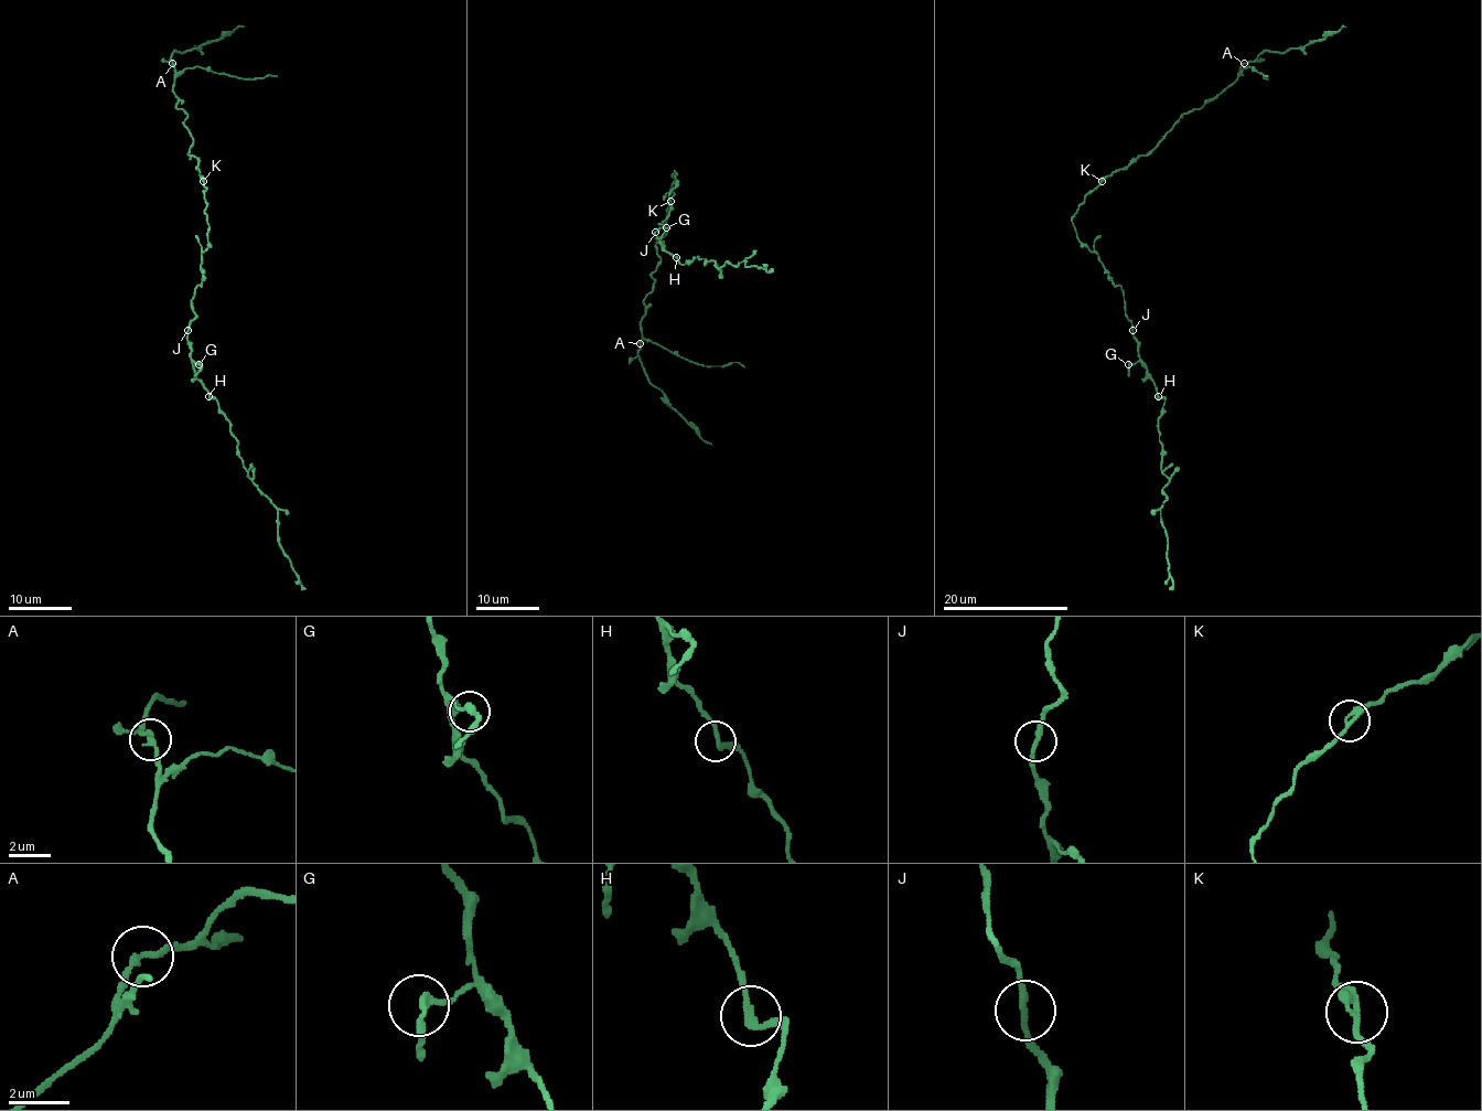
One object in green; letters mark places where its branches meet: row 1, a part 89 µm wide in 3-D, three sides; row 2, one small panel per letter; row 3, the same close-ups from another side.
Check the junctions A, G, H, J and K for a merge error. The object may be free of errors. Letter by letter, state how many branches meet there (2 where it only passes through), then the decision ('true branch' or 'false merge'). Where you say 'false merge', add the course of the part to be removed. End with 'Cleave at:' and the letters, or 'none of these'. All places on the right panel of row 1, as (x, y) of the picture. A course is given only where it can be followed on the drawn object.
A: branches 2; true branch
G: branches 2; true branch
H: branches 2; true branch
J: branches 2; true branch
K: branches 2; true branch
Cleave at: none of these

